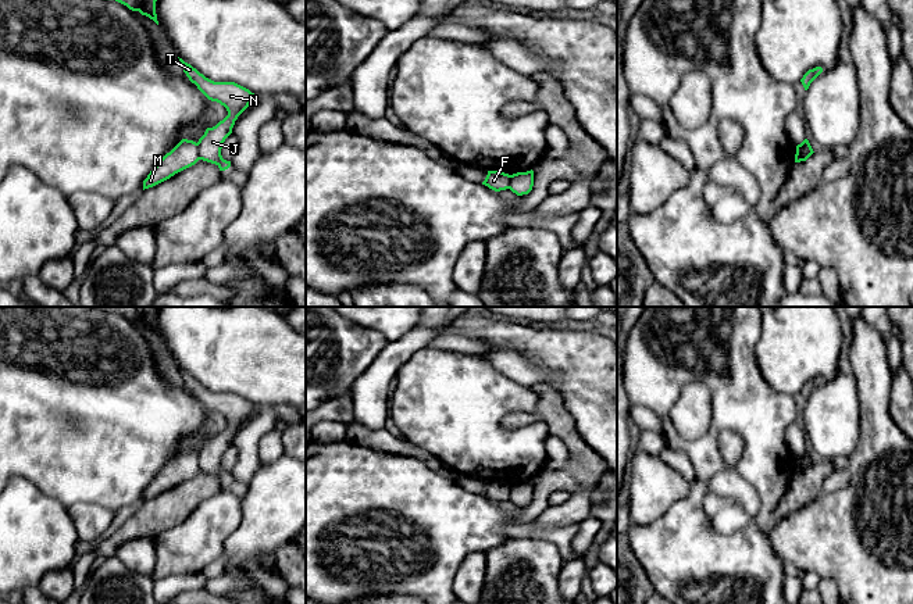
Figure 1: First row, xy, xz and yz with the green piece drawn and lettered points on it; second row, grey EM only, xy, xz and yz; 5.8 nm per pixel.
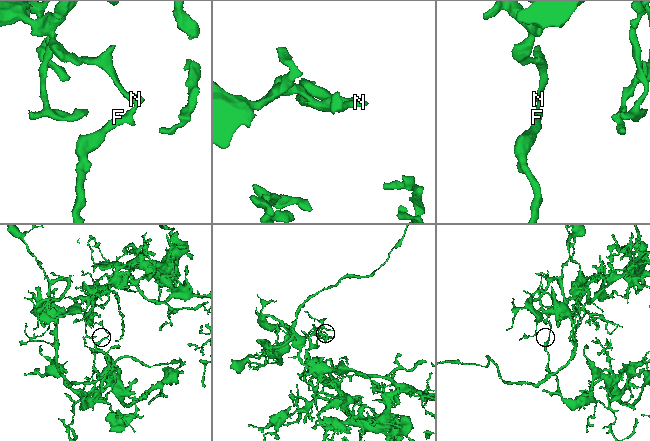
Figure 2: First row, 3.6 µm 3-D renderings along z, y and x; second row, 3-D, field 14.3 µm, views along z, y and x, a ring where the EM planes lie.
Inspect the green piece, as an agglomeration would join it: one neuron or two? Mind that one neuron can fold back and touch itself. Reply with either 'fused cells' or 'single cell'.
fused cells

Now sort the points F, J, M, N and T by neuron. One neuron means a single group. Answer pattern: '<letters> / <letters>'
F M / J N T

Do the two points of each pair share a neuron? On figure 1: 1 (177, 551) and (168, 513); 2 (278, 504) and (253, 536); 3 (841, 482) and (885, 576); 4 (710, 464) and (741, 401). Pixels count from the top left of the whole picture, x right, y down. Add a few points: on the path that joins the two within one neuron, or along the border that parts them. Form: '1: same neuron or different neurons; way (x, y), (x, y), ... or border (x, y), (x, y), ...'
1: different neurons; border (196, 507), (185, 518), (166, 528), (153, 539)
2: same neuron; way (273, 513), (261, 528)
3: different neurons; border (849, 471), (849, 482), (845, 486), (823, 492)
4: same neuron; way (710, 449), (713, 431), (726, 417)

